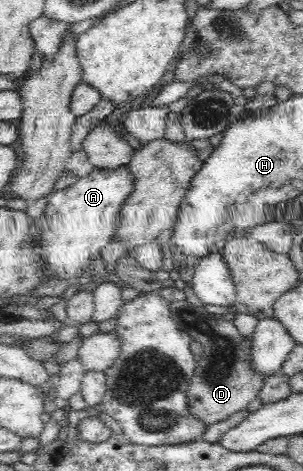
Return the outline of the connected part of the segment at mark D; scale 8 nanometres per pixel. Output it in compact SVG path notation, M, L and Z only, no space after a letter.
M186 301L170 303L170 312L178 327L202 345L202 352L196 360L195 374L186 390L193 415L208 427L226 421L255 401L269 375L253 372L251 368L252 336L243 336L231 320L215 319L203 307L193 306Z

